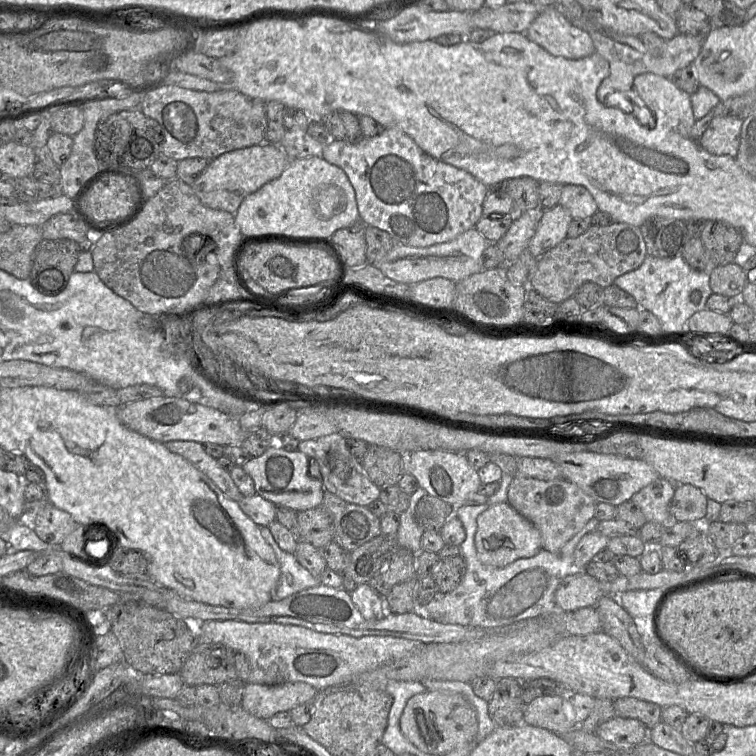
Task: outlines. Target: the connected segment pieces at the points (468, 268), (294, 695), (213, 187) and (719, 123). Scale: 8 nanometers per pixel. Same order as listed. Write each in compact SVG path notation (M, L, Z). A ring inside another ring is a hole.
M472 228L455 239L427 247L412 247L394 243L391 250L380 260L372 263L388 278L406 284L416 284L420 281L442 277L460 282L466 277L482 269L482 254L488 241Z
M304 682L261 685L246 683L241 706L257 718L268 720L278 712L313 701L319 691Z
M262 144L223 153L210 160L192 187L200 201L211 209L235 214L242 201L266 183L277 179L290 164L290 158L279 144Z
M716 117L699 137L699 144L711 154L735 157L742 124L743 119L740 118Z

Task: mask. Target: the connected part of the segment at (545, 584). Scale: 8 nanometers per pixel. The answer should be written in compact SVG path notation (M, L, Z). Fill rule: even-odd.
M487 503L465 504L454 510L454 516L461 521L466 534L464 542L459 547L460 553L466 562L465 575L454 590L447 593L440 593L432 601L425 605L416 605L416 609L413 610L414 612L417 612L421 616L428 619L444 624L458 624L466 627L492 629L508 626L527 619L549 616L550 613L558 610L555 605L555 592L558 585L564 578L575 571L584 571L574 569L575 548L582 537L595 531L598 523L602 521L597 520L595 517L590 519L586 525L569 541L567 541L556 553L551 553L544 549L540 549L538 553L531 558L518 559L505 567L497 568L481 563L478 559L474 543L475 533L477 530L477 518L489 506L490 505Z

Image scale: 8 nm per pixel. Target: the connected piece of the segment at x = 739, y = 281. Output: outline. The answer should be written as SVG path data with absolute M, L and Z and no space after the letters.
M735 263L718 265L710 273L709 284L715 294L739 299L745 285L745 274Z

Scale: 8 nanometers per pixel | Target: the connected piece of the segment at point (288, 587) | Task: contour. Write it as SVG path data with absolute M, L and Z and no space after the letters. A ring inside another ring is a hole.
M260 527L265 541L273 549L280 566L280 579L274 592L274 599L283 599L302 590L315 587L321 582L304 568L294 554L285 552L275 542L268 527Z

